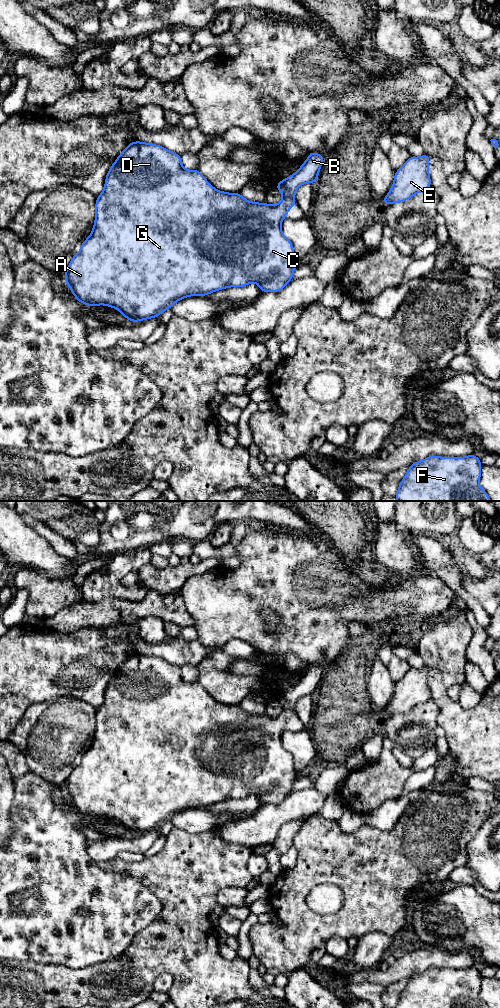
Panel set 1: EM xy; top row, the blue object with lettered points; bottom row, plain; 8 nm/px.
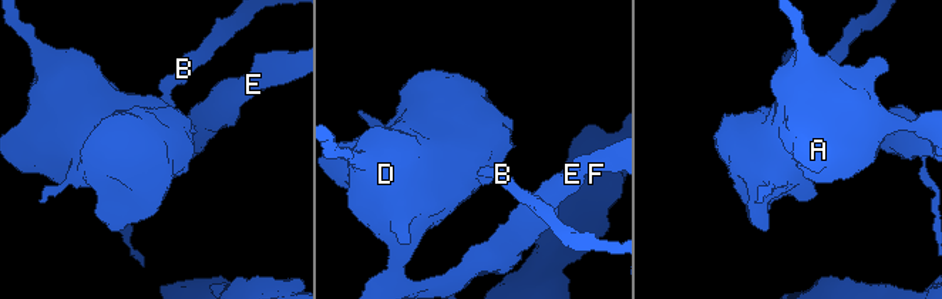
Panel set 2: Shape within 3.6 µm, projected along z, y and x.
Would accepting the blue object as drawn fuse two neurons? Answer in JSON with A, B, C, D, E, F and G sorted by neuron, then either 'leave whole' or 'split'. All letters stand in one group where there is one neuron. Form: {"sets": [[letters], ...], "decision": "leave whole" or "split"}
{"sets": [["A", "C", "D", "E", "G"], ["B", "F"]], "decision": "split"}

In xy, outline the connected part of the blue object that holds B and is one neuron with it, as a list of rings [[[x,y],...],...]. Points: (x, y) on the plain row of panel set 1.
[[[311,664],[298,683],[279,693],[275,701],[279,702],[283,709],[294,710],[299,698],[304,695],[315,696],[323,672],[324,668],[317,664]]]

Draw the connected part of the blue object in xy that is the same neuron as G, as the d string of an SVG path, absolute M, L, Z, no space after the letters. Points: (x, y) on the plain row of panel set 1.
M140 653L131 654L120 665L106 687L104 701L95 715L96 724L92 745L81 756L79 764L72 769L64 784L65 794L80 815L92 819L106 817L115 820L131 834L158 829L183 810L206 808L209 805L229 799L244 799L250 795L256 795L263 805L280 804L293 791L294 782L299 777L299 772L294 767L293 757L283 747L281 741L281 734L286 730L289 721L295 718L296 713L294 710L284 709L278 716L270 717L248 713L240 705L227 705L216 702L199 682L184 681L181 667L160 657Z

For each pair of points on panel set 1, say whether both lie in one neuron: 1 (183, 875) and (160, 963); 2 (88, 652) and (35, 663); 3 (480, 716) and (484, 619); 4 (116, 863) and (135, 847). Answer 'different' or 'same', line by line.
1: same
2: same
3: different
4: different

